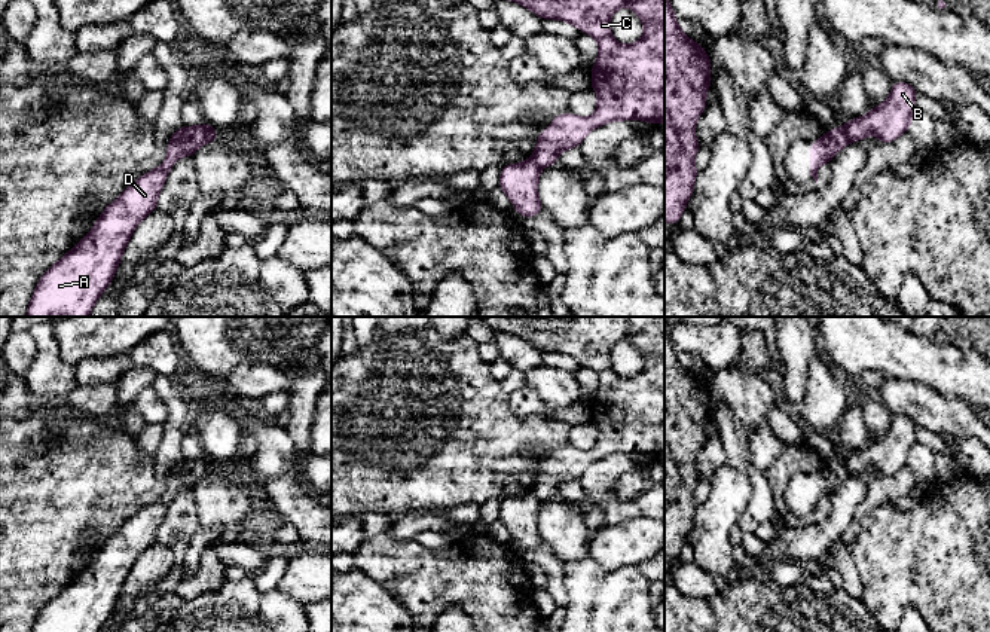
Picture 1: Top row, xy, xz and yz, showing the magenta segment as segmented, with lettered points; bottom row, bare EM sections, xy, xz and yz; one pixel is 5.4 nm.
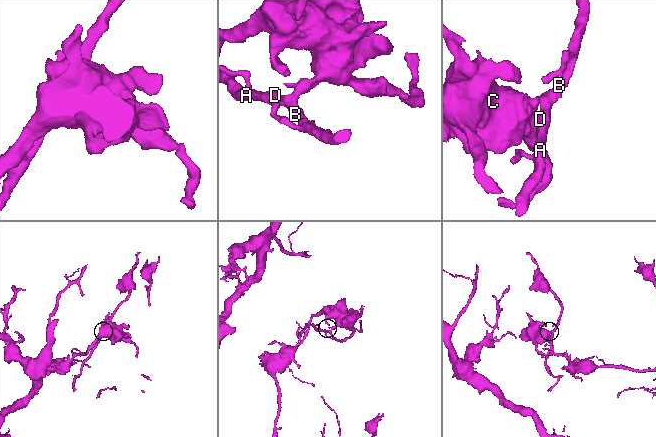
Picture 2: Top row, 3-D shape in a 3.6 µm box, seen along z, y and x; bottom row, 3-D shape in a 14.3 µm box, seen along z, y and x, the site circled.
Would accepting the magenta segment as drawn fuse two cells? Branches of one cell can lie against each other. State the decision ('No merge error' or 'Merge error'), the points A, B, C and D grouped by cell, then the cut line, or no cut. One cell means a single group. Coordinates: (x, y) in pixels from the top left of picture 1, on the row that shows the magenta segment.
Merge error. Groups: A B D / C. Split along yz (842, 128), (848, 142)

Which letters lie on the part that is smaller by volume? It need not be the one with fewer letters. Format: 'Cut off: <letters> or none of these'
Cut off: A, B, D

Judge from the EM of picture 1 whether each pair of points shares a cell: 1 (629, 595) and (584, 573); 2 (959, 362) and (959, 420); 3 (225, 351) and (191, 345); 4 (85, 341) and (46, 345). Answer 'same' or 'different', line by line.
1: same
2: different
3: same
4: different

